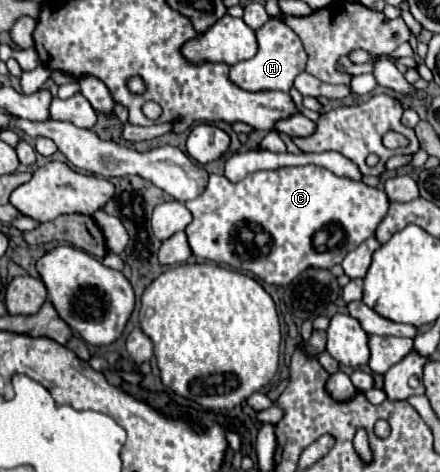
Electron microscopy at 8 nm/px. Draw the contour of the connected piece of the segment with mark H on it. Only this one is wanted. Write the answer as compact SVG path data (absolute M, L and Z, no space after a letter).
M270 19L266 25L262 25L256 31L256 37L258 37L258 53L252 59L240 61L230 67L232 83L236 83L244 91L268 91L268 89L290 91L294 77L306 69L308 61L302 41L286 23L276 19Z

